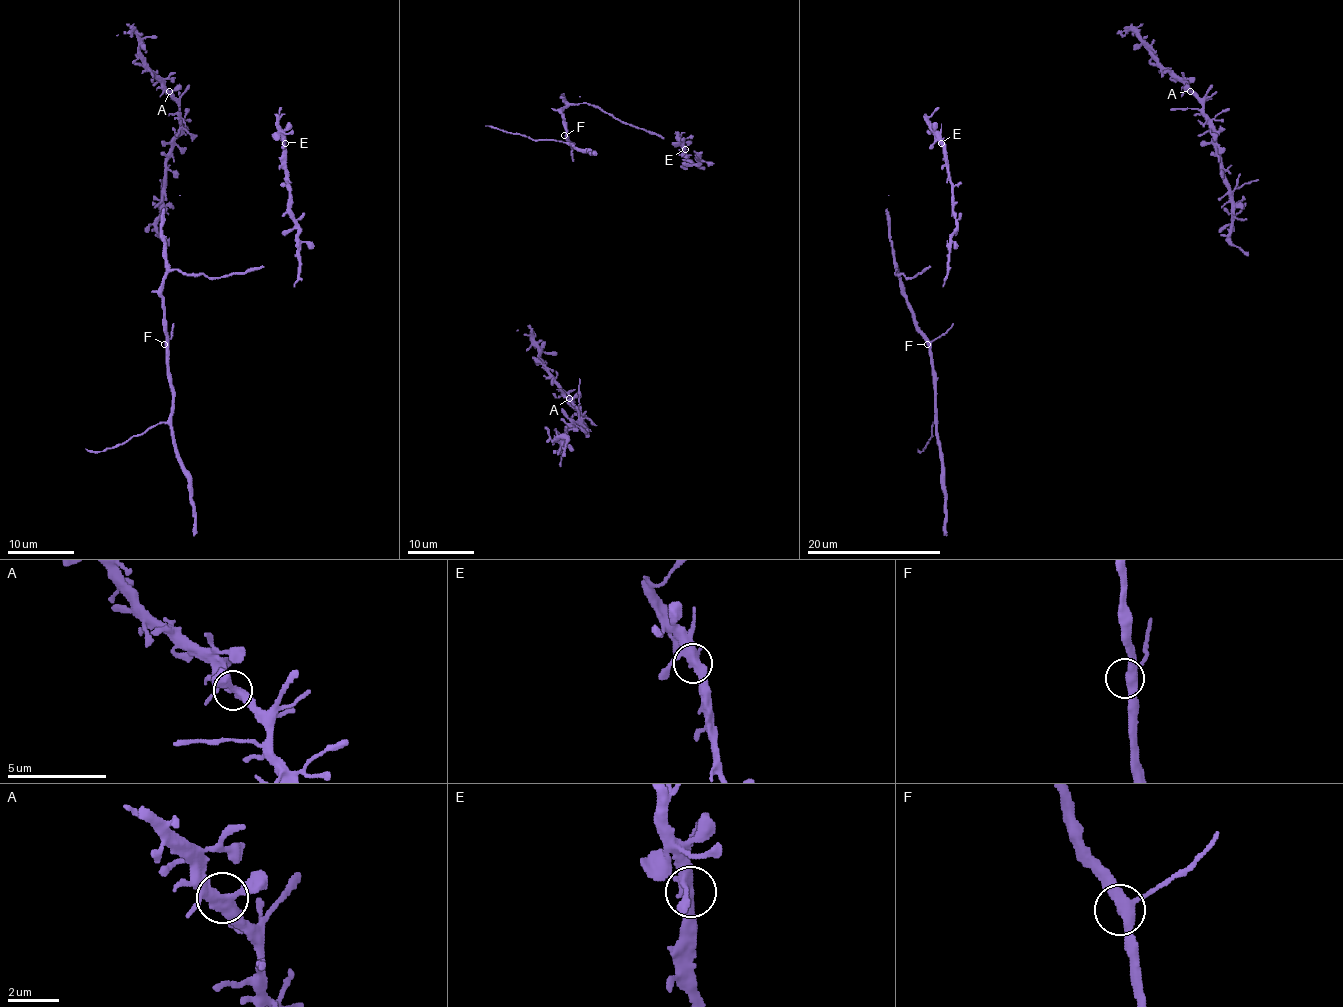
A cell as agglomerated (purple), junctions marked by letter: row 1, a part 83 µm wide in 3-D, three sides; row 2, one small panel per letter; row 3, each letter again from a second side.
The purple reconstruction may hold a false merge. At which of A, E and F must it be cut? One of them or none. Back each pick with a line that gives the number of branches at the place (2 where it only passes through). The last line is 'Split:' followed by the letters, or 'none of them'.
Split: none of them

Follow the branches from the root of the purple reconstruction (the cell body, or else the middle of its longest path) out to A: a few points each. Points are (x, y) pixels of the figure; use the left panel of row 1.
A: (171, 156), (173, 138), (179, 128), (179, 103), (169, 91)

